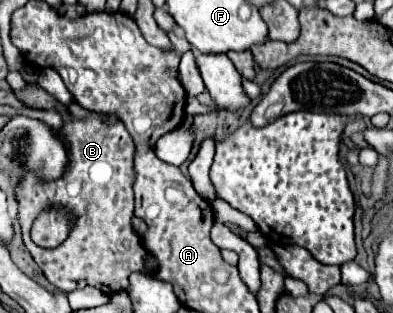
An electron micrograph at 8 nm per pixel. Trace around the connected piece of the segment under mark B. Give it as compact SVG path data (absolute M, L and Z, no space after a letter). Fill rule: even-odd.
M90 114L86 118L72 116L70 122L66 122L60 130L56 130L56 136L62 138L62 142L68 150L68 164L66 164L62 178L44 182L44 180L36 178L34 174L24 174L24 178L20 178L20 182L18 182L16 202L18 202L18 222L22 228L22 242L28 248L28 252L32 254L34 262L44 272L44 276L48 278L48 282L52 282L62 292L70 292L78 286L94 286L94 288L100 288L108 296L114 292L126 290L128 276L132 272L144 272L144 274L148 272L146 270L146 250L142 246L142 238L136 234L136 230L132 226L132 216L134 216L134 192L132 192L134 142L122 122L110 124L106 120L106 116L102 116L102 114ZM66 180L70 180L70 190L72 190L72 186L76 186L74 196L72 196L72 192L68 192ZM50 204L68 204L70 210L78 212L78 220L76 220L76 226L74 226L70 238L64 244L60 244L54 250L44 250L30 240L28 232L30 232L34 216L38 216L38 212Z

